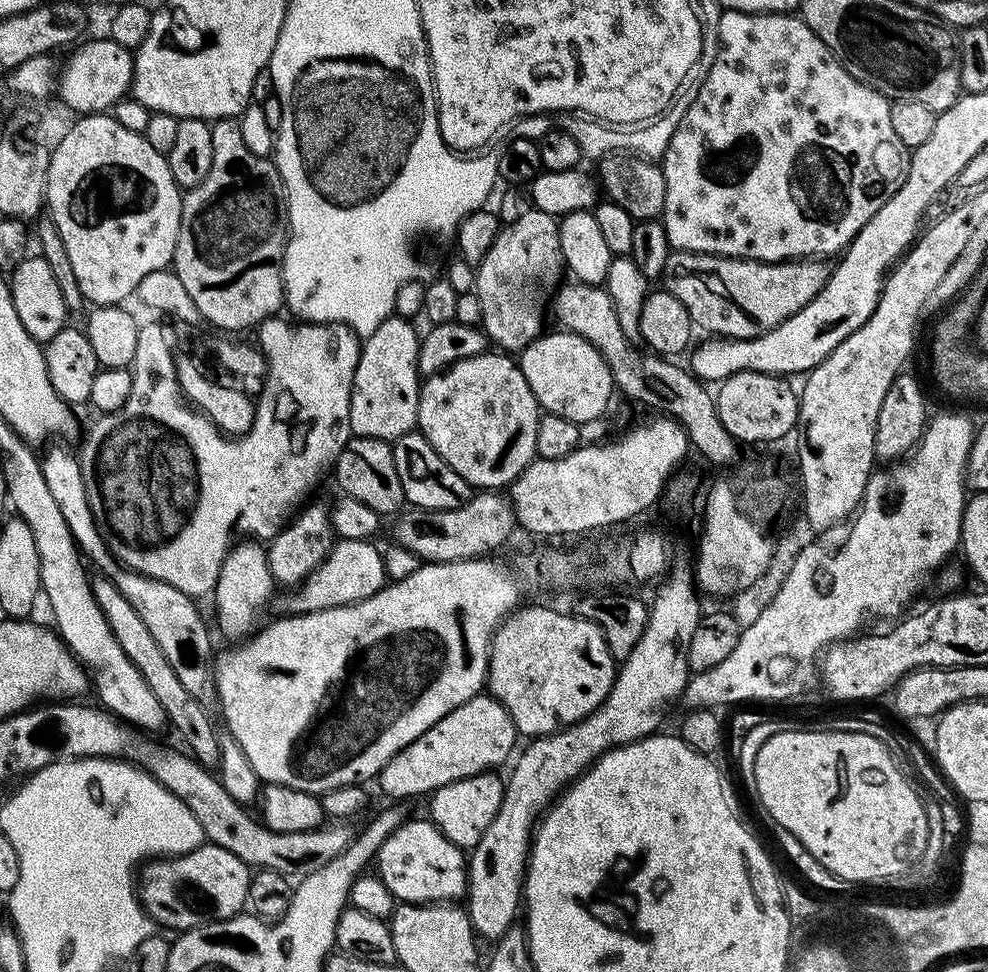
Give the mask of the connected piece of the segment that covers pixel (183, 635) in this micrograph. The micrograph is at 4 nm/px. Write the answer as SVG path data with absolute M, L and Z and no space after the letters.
M64 442L53 443L56 445L48 453L43 453L40 465L42 466L42 474L46 474L46 486L50 486L50 494L54 494L54 502L58 502L58 510L62 510L62 518L66 518L66 526L70 526L70 534L76 540L76 544L79 545L81 553L90 561L91 567L93 569L96 567L100 571L97 573L101 577L112 580L114 586L118 586L118 590L122 590L122 596L130 602L130 606L134 606L134 610L138 610L138 614L142 617L142 622L146 622L146 626L150 626L150 634L154 634L154 642L158 642L159 648L162 649L162 654L166 654L170 666L174 666L174 674L178 674L178 682L182 682L182 686L186 686L186 690L190 690L190 694L203 708L215 709L218 701L216 698L212 636L208 633L208 628L204 625L204 620L200 617L199 610L196 609L197 601L193 597L187 596L182 590L178 590L178 586L170 586L170 582L155 580L149 576L144 576L141 572L134 572L131 568L125 568L112 555L111 550L106 546L106 542L100 537L100 532L96 528L94 514L90 510L88 492L84 488L84 479L80 473L80 461L77 453L73 449L71 452L66 445L60 443Z

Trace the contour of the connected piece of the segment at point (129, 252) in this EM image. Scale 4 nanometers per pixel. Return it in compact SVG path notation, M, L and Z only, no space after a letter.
M84 114L77 120L51 149L46 212L62 234L85 301L92 306L116 306L135 293L146 274L171 265L180 229L182 190L170 174L167 155L154 150L141 133L126 130L110 114Z

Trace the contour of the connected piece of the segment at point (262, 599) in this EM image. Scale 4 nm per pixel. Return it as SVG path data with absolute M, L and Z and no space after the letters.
M252 538L233 543L222 562L222 570L214 589L216 624L220 627L221 634L232 640L228 642L243 642L257 631L261 623L260 615L272 596L272 588L274 589L274 581L265 545Z

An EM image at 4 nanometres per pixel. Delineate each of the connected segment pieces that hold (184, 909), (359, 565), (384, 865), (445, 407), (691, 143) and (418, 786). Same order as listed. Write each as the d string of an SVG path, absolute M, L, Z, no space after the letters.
M205 842L192 852L145 863L138 876L138 895L144 911L157 925L187 930L213 920L229 920L231 916L241 915L248 903L251 881L248 865L234 858L230 850Z
M372 540L335 541L334 547L318 567L304 579L284 600L284 612L299 614L301 612L321 612L331 608L341 608L347 604L357 604L382 590L389 583L384 565L383 551L375 548Z
M409 819L400 824L398 830L382 842L380 853L374 861L375 867L380 867L378 877L400 902L439 904L459 901L468 887L465 849L450 842L446 834L436 829L431 819L423 819Z
M489 350L483 356L459 360L420 385L418 428L444 461L476 490L504 490L537 459L539 402L530 390L519 363L511 355Z
M721 11L720 20L716 23L716 42L714 62L686 114L682 114L662 157L666 178L666 202L662 219L669 249L709 252L711 256L735 256L742 260L762 260L765 264L801 258L829 258L843 253L858 230L862 230L862 226L866 226L866 222L870 222L879 208L900 189L902 182L906 182L910 152L902 142L898 142L898 134L894 134L888 97L855 80L836 60L826 42L822 42L822 38L818 38L808 23L796 14Z
M481 694L462 702L462 706L450 710L446 718L438 718L438 722L434 722L434 726L430 726L426 734L414 738L410 746L398 750L398 754L394 754L394 758L390 758L390 762L386 762L386 766L380 771L378 785L380 784L381 790L392 799L389 800L392 802L412 800L415 796L428 798L442 786L450 786L450 782L458 782L462 778L491 772L499 769L499 764L507 765L513 755L512 747L515 746L516 740L518 741L516 727L510 714L502 706L502 702L498 702L491 694Z

